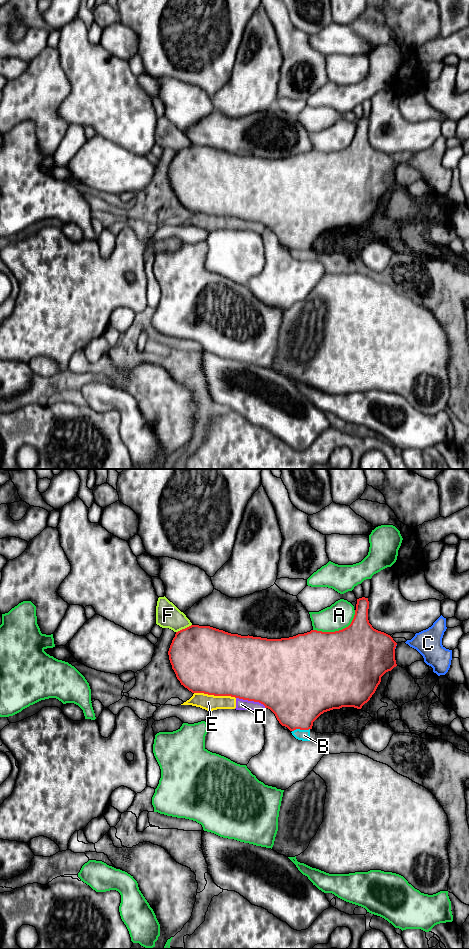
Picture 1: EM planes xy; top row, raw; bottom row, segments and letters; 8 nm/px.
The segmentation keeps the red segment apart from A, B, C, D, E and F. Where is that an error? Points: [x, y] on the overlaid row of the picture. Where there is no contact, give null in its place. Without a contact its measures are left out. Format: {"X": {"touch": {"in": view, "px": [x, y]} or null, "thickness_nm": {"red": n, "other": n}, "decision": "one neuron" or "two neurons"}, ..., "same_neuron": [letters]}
{"A": {"touch": {"in": "xy", "px": [339, 630]}, "thickness_nm": {"red": 500, "other": 220}, "decision": "two neurons"}, "B": {"touch": {"in": "xy", "px": [300, 729]}, "thickness_nm": {"red": 440, "other": 90}, "decision": "two neurons"}, "C": {"touch": null, "decision": "two neurons"}, "D": {"touch": {"in": "xy", "px": [251, 700]}, "thickness_nm": {"red": 500, "other": 90}, "decision": "two neurons"}, "E": {"touch": {"in": "xy", "px": [215, 695]}, "thickness_nm": {"red": 500, "other": 130}, "decision": "two neurons"}, "F": {"touch": {"in": "xy", "px": [183, 629]}, "thickness_nm": {"red": 480, "other": 190}, "decision": "two neurons"}, "same_neuron": []}

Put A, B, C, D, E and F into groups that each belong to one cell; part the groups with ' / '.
A / B C D E / F

